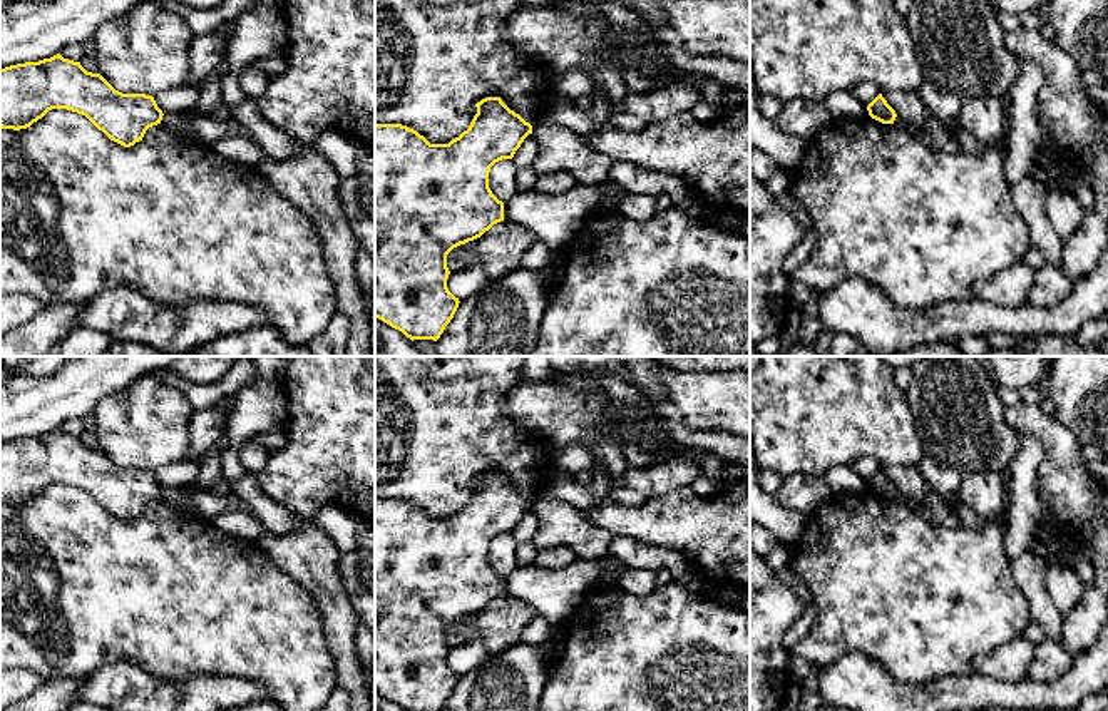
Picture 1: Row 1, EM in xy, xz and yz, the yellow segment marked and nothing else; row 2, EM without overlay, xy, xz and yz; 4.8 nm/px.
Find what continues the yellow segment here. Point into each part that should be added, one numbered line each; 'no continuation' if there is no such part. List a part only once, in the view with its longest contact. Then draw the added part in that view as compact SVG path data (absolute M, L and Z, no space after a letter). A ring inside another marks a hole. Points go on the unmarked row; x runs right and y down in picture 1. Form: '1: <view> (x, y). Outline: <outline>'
no continuation

